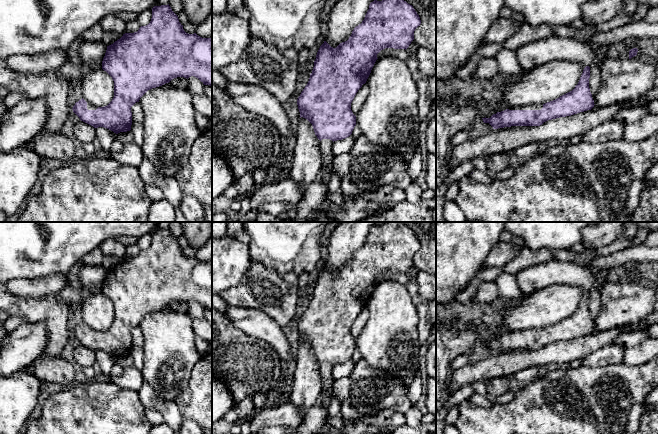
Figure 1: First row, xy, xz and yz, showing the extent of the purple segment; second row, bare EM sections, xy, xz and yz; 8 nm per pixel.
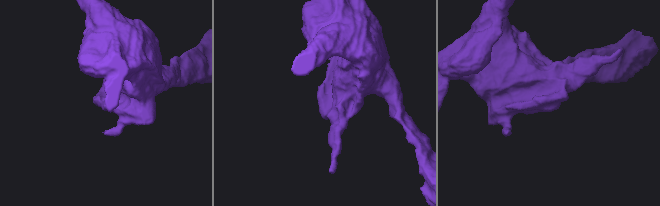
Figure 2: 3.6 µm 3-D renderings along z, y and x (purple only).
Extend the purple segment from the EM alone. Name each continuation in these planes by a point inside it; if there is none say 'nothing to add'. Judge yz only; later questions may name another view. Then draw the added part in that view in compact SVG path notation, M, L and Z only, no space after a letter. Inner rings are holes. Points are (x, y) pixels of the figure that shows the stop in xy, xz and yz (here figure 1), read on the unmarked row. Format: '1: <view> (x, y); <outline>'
1: yz (534, 330); M532 328L532 329L525 329L525 330L517 330L517 331L510 331L509 334L541 334L543 332L543 328Z

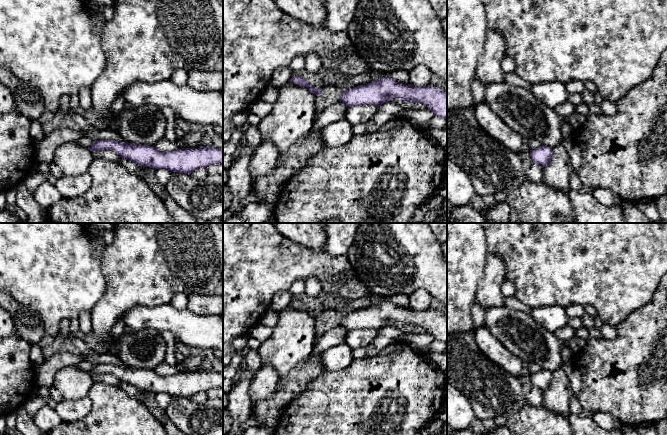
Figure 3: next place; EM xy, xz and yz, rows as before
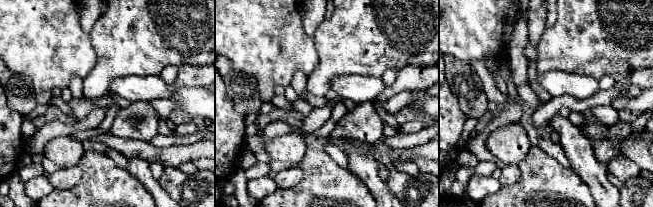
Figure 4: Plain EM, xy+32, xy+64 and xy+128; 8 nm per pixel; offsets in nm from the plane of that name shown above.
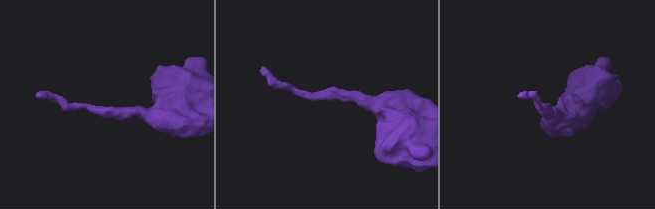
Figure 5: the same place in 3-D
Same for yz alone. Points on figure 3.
nothing to add

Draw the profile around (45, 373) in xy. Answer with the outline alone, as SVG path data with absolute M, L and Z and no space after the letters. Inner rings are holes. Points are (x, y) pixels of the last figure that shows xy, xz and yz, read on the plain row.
M61 352L52 355L49 359L46 359L41 365L36 367L35 385L50 388L53 386L55 374L60 369L74 366L84 360L85 357L83 355L70 352Z

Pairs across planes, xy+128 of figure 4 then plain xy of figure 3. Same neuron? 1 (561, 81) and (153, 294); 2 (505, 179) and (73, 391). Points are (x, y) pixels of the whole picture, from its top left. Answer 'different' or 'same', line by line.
1: different
2: different

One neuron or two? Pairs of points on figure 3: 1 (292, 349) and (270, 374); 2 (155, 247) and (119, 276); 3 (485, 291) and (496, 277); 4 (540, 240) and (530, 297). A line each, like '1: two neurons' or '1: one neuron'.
1: two neurons
2: one neuron
3: one neuron
4: one neuron

